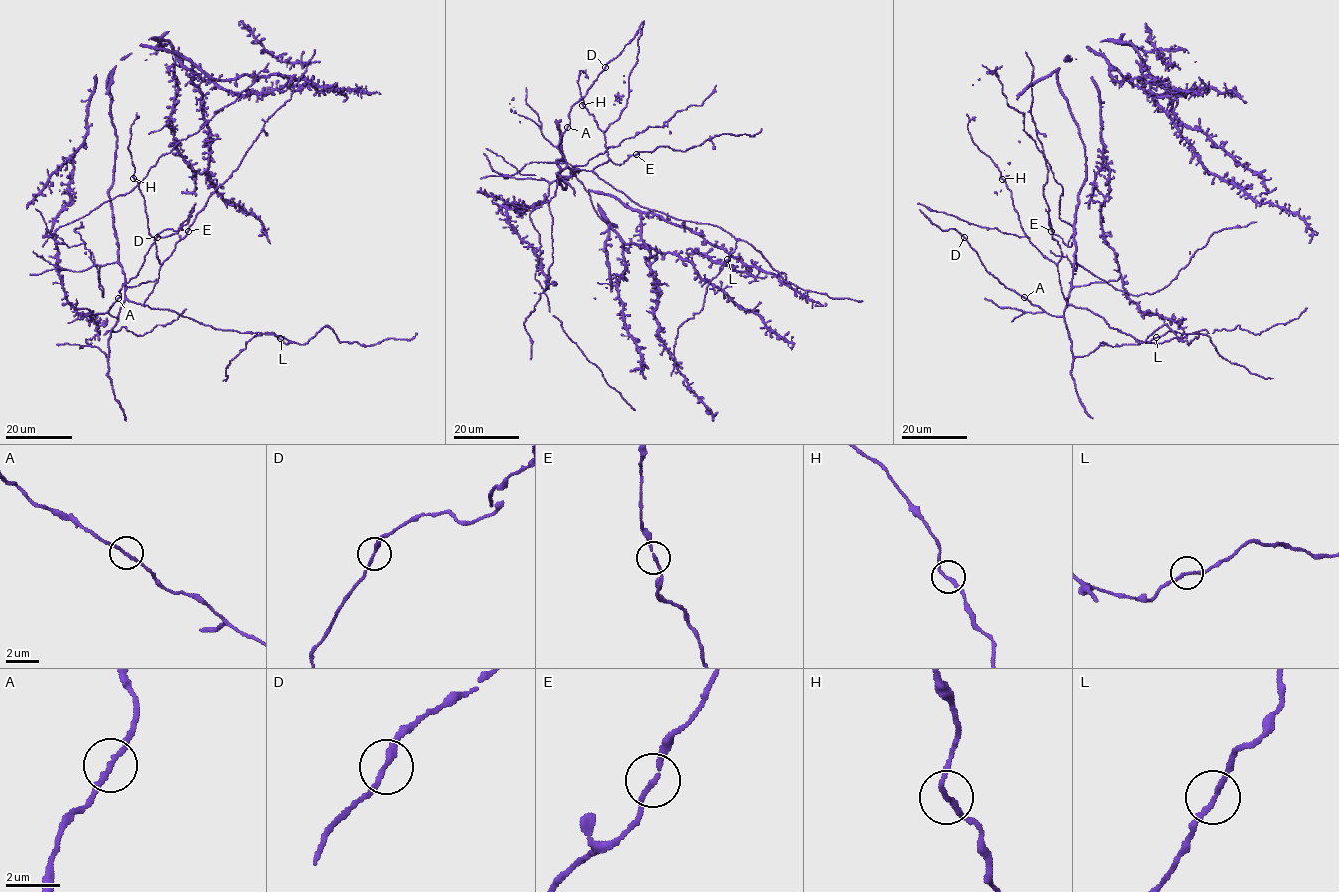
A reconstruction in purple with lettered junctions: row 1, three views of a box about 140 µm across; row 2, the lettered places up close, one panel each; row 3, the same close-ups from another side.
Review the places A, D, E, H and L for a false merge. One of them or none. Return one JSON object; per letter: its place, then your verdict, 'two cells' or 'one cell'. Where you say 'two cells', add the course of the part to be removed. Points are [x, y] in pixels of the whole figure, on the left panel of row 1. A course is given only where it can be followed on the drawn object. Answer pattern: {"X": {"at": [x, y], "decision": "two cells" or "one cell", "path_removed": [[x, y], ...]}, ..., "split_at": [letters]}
{"A": {"at": [118, 298], "decision": "one cell"}, "D": {"at": [157, 237], "decision": "one cell"}, "E": {"at": [188, 231], "decision": "one cell"}, "H": {"at": [133, 178], "decision": "one cell"}, "L": {"at": [280, 338], "decision": "one cell"}, "split_at": []}

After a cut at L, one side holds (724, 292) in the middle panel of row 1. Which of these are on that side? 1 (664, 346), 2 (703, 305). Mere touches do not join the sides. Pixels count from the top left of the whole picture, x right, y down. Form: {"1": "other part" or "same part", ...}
{"1": "same part", "2": "other part"}

